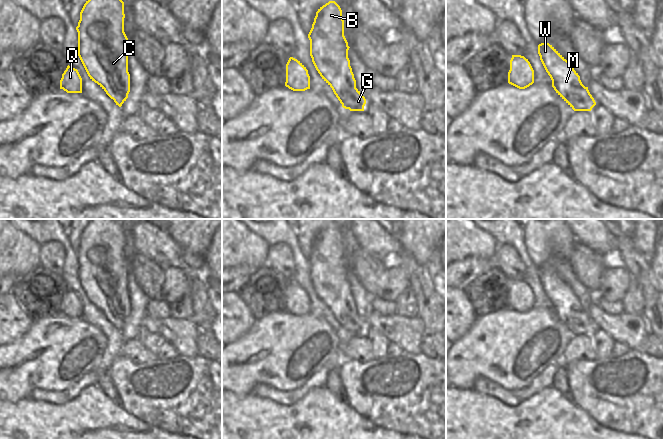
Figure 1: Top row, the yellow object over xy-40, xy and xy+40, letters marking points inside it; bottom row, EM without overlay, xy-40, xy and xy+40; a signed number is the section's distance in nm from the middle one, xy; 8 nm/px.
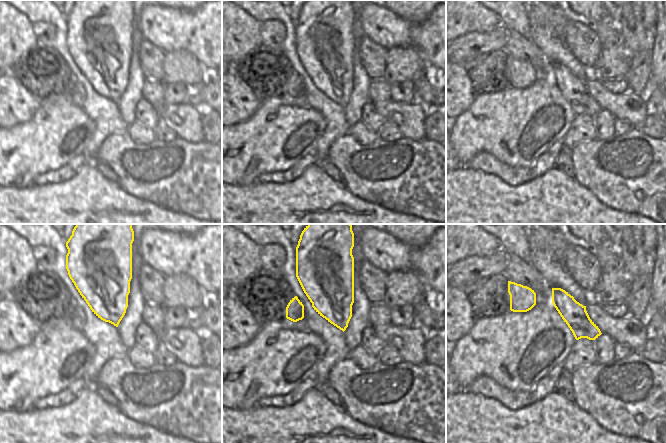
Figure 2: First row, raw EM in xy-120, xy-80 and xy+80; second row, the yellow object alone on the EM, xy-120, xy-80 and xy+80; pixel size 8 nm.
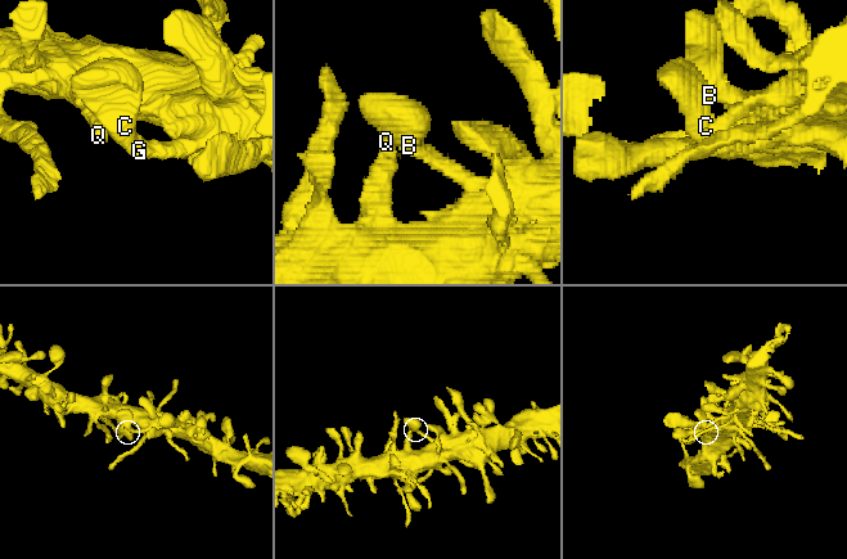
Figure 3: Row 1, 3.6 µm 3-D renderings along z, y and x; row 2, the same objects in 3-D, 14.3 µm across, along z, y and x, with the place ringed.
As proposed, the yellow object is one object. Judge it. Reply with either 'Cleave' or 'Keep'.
Keep.

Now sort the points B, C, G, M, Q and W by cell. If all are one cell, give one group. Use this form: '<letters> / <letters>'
B C G M Q W

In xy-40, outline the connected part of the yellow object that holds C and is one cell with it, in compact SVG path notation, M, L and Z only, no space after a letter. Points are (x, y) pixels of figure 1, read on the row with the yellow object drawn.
M88 0L80 12L78 56L90 79L119 107L130 92L122 0Z

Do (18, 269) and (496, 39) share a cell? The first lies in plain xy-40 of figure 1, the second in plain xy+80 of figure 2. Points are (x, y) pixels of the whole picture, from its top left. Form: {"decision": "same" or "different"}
{"decision": "different"}

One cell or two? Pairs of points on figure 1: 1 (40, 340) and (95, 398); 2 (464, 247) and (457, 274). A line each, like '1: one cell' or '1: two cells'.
1: two cells
2: two cells

